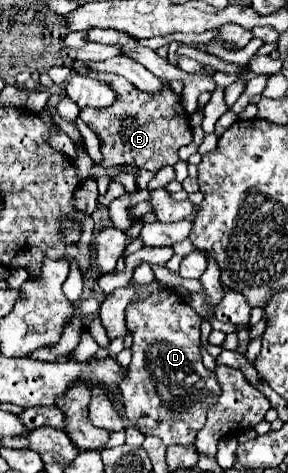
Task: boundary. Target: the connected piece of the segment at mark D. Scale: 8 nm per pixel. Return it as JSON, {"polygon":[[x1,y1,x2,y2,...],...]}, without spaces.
{"polygon":[[153,280,147,286,135,286,135,296,125,310,125,318,133,334,133,358,127,366,127,380,119,384,127,422,143,434,161,438,165,446,193,444,197,432,205,426,207,410,221,392,215,372,209,372,201,362,201,316,183,296,171,288,161,288]]}

